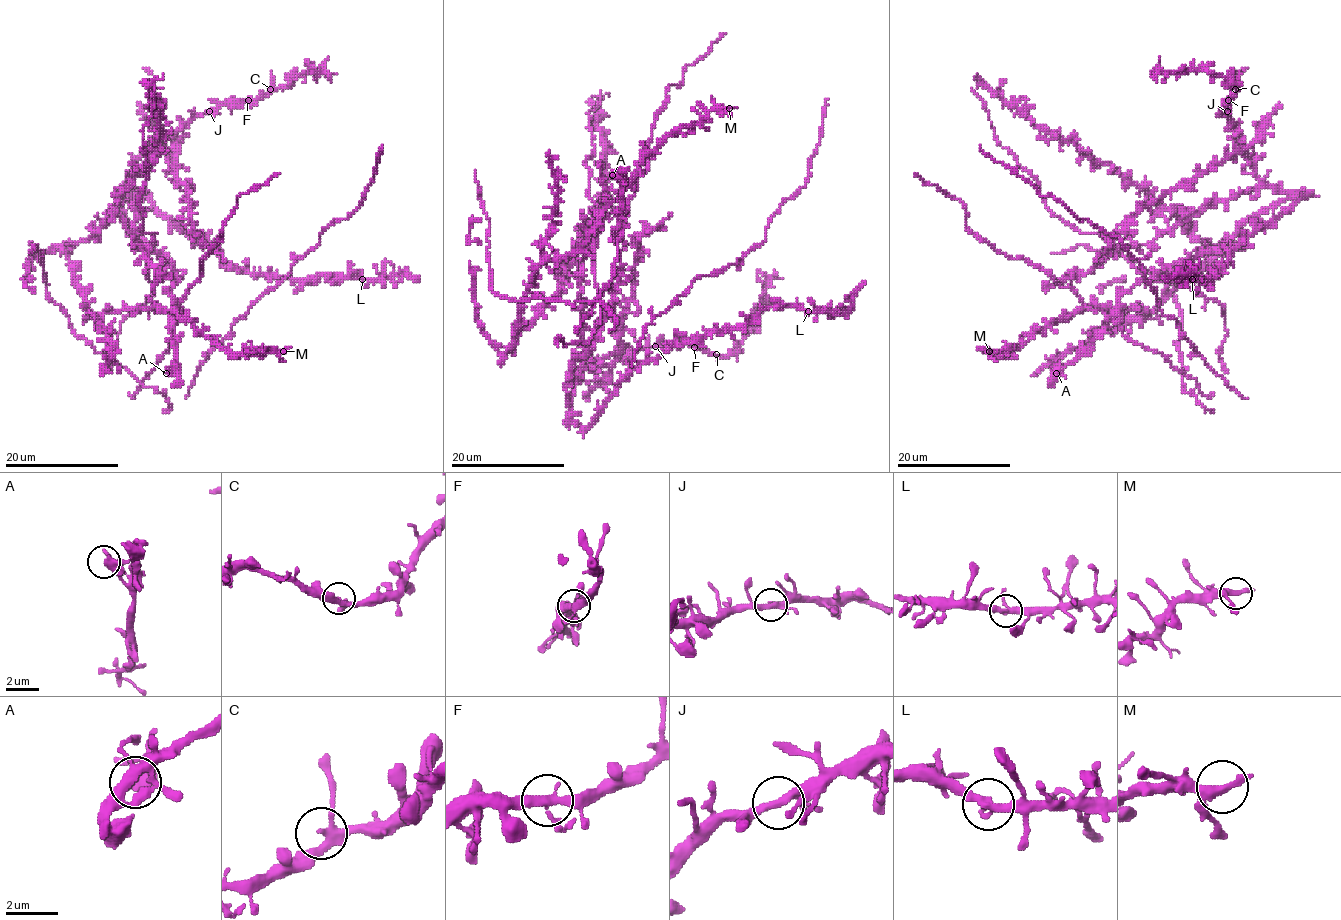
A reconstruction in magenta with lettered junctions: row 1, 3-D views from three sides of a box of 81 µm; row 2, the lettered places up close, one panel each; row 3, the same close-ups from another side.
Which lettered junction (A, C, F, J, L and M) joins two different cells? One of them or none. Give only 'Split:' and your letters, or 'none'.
Split: none

